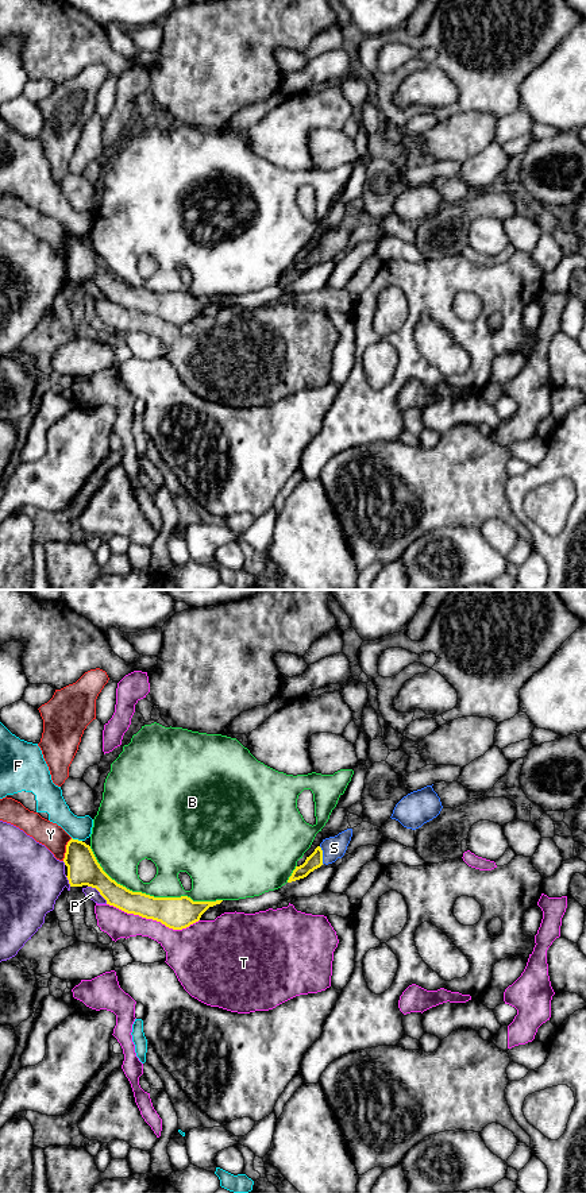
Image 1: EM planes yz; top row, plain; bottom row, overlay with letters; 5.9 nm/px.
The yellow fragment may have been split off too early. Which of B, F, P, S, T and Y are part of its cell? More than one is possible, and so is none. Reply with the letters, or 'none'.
S

